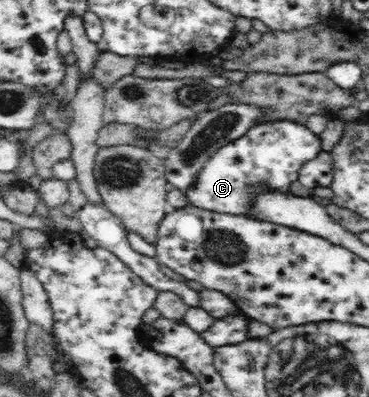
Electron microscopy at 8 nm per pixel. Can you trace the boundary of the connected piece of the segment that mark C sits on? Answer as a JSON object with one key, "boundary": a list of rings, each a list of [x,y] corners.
{"boundary":[[[289,120],[253,125],[244,135],[241,135],[241,138],[215,150],[215,154],[207,160],[206,166],[199,172],[195,184],[185,190],[188,204],[217,213],[248,216],[249,202],[253,202],[253,193],[249,193],[249,190],[253,190],[253,186],[256,186],[256,190],[261,190],[261,186],[268,186],[268,190],[289,192],[289,185],[294,180],[298,180],[299,170],[305,162],[313,160],[321,152],[321,138],[305,125]]]}

